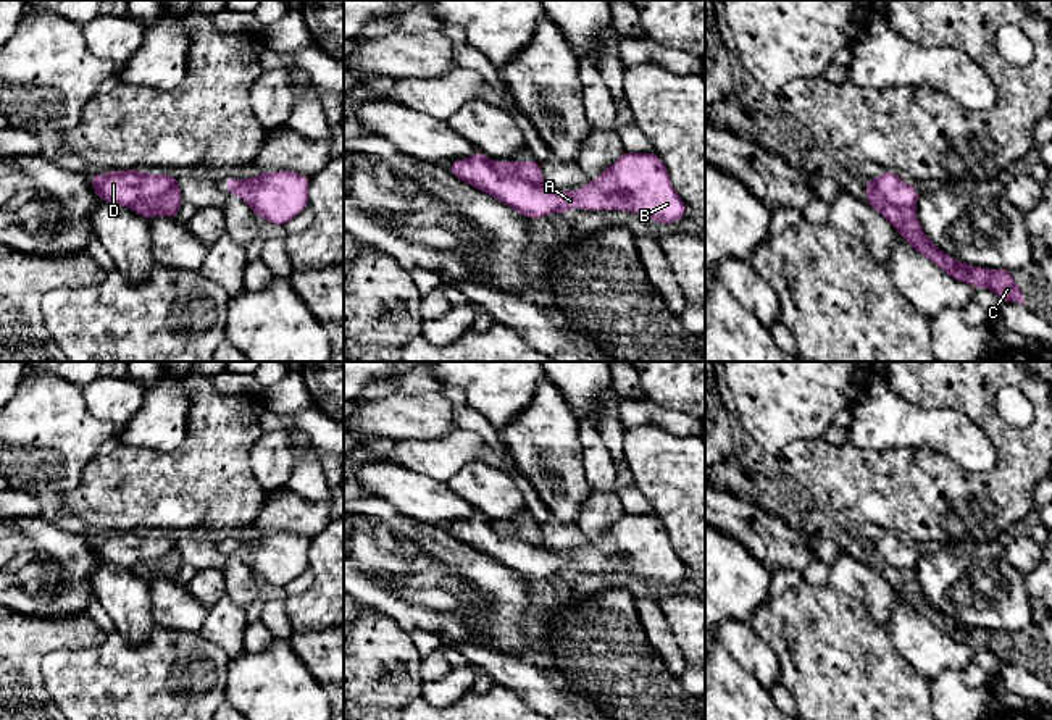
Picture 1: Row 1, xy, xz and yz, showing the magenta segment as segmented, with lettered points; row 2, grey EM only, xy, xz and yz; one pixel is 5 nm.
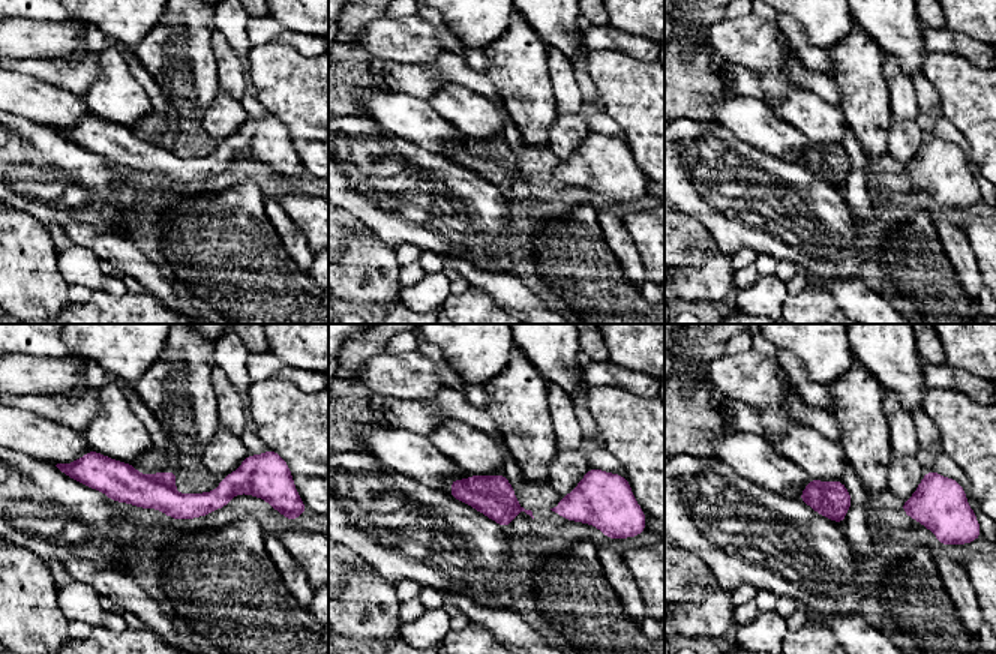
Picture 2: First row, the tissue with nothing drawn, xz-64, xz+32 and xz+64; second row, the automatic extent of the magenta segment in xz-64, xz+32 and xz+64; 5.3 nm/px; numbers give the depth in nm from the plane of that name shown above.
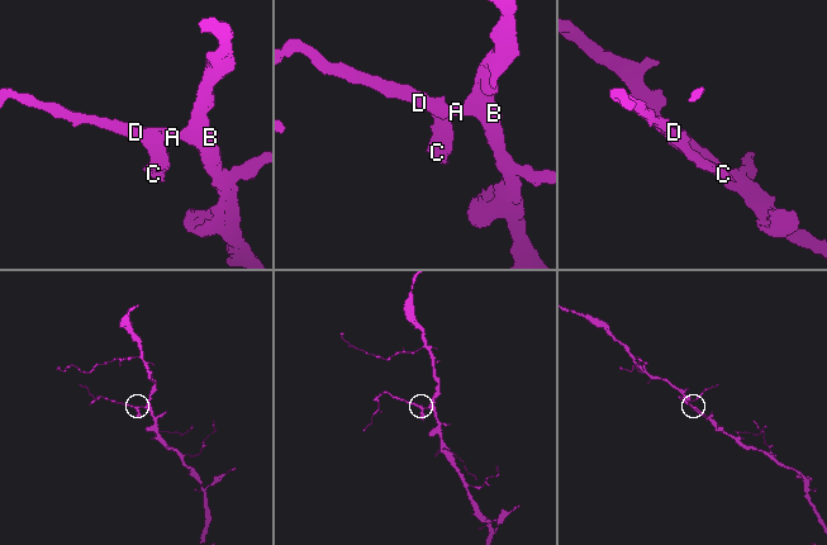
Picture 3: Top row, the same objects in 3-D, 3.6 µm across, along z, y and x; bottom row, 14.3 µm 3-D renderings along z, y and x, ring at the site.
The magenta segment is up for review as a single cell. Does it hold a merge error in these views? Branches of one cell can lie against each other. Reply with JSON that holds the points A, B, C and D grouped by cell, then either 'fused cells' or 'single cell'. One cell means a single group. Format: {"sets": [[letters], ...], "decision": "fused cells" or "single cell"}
{"sets": [["A", "B", "D"], ["C"]], "decision": "fused cells"}

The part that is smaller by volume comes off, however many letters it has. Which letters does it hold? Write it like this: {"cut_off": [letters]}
{"cut_off": ["C"]}

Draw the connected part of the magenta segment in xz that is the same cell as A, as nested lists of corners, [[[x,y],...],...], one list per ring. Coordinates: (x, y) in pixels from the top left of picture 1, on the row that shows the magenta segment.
[[[479,150],[470,158],[450,161],[449,171],[526,218],[565,213],[570,208],[613,208],[671,224],[683,220],[687,211],[657,152],[623,152],[599,179],[574,192],[557,192],[544,184],[499,174],[494,161]]]

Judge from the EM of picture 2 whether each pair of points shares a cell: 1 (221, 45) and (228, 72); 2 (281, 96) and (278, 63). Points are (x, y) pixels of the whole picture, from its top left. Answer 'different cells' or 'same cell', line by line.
1: same cell
2: same cell

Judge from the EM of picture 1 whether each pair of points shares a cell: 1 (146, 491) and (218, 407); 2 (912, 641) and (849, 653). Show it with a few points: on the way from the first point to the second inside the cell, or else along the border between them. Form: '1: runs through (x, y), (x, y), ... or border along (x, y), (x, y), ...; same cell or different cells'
1: runs through (176, 478), (196, 478), (218, 456), (218, 438); same cell
2: border along (885, 628), (889, 641), (920, 672); different cells

